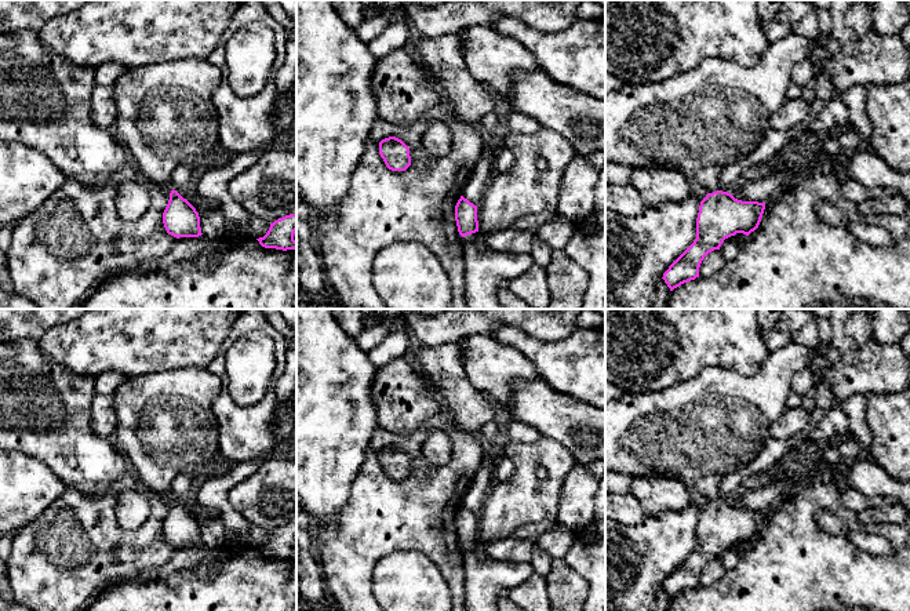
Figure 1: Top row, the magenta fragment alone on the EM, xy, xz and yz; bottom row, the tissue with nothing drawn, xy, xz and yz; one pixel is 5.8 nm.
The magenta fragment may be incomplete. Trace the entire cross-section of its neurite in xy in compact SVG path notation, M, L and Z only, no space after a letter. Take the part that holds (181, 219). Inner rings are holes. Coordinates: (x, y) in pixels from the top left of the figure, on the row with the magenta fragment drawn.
M171 190L163 212L163 223L168 234L179 237L201 236L200 217L196 208L176 190Z

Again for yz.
M800 34L768 44L761 61L749 68L729 59L709 58L692 70L662 83L623 84L605 95L605 161L629 168L678 170L707 192L700 201L696 239L663 273L673 291L699 277L705 257L720 250L725 239L754 232L765 203L742 201L720 189L722 170L746 159L762 141L771 116L787 101L794 65L809 59L811 44Z

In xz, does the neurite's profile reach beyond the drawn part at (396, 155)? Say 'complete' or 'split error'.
complete

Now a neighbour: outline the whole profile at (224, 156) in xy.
M221 148L204 166L204 170L218 171L221 167L229 164L234 156L234 152Z

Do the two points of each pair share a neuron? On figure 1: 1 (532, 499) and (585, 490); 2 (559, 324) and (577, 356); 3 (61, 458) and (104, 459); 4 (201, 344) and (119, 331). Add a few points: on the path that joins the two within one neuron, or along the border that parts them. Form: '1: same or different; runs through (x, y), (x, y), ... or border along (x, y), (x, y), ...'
1: different; border along (575, 465), (564, 480), (556, 516)
2: different; border along (575, 327), (560, 339), (538, 341), (532, 337)
3: same; runs through (72, 458), (93, 459)
4: same; runs through (181, 331), (139, 331)

